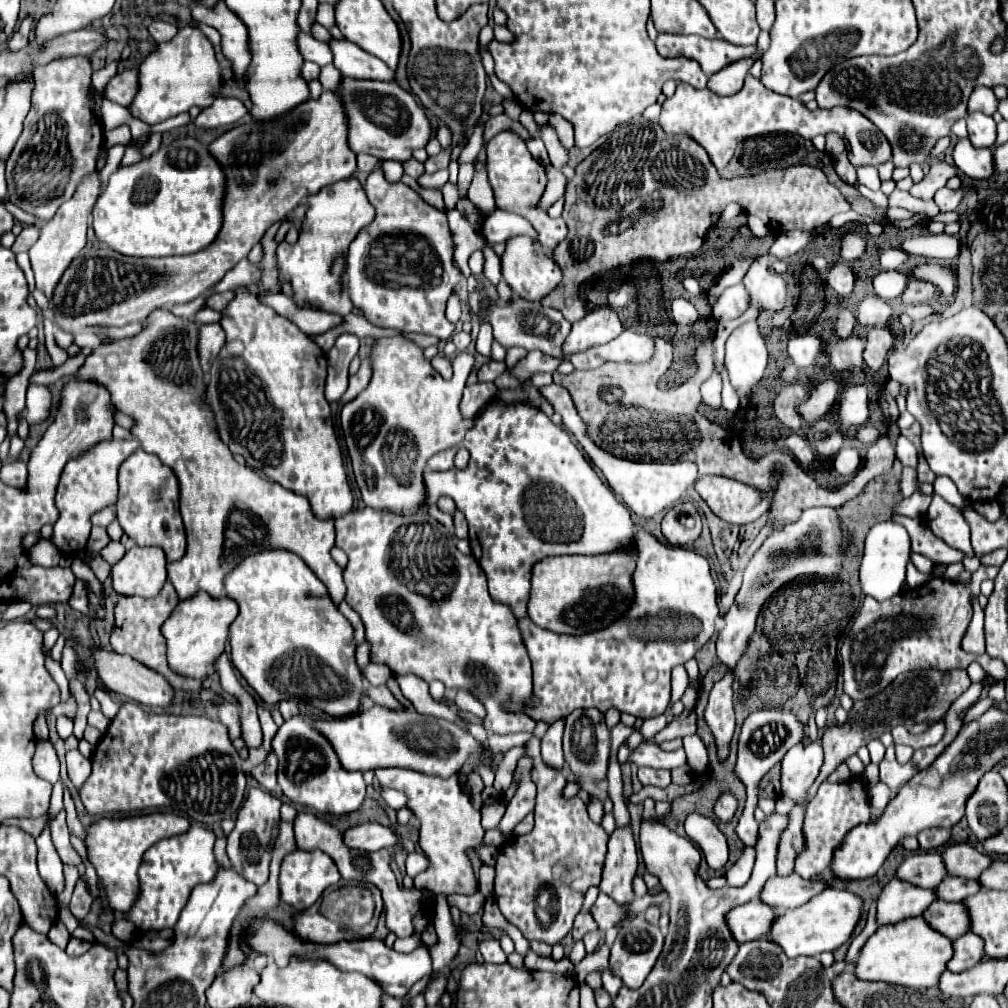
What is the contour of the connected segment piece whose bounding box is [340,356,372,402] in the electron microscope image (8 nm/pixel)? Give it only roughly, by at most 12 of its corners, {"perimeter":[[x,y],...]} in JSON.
{"perimeter":[[370,356],[360,370],[350,376],[350,386],[340,402],[352,400],[368,386],[372,378]]}

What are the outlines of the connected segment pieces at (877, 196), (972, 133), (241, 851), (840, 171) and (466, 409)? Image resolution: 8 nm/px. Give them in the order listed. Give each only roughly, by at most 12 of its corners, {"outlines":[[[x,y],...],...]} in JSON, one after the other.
{"outlines":[[[860,185],[860,193],[882,208],[888,208],[888,197]],[[976,110],[968,118],[968,138],[976,148],[996,142],[996,122]],[[250,790],[228,834],[232,868],[268,880],[282,802]],[[846,150],[834,156],[834,170],[844,182],[854,184],[856,168]],[[494,382],[464,388],[462,414],[470,418],[496,396]]]}

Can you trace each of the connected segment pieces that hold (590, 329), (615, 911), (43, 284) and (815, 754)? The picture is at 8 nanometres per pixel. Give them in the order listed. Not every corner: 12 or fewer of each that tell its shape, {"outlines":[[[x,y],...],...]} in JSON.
{"outlines":[[[608,306],[572,324],[562,352],[568,356],[604,344],[622,332]],[[600,892],[592,916],[602,932],[630,918],[630,904]],[[98,170],[42,224],[28,252],[48,298],[72,258],[102,192]],[[818,742],[794,746],[782,760],[782,796],[804,800],[820,770]]]}

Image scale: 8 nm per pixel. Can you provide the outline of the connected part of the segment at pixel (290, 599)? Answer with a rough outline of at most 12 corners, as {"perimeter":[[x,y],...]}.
{"perimeter":[[290,550],[246,556],[232,664],[268,706],[360,708],[348,620]]}

